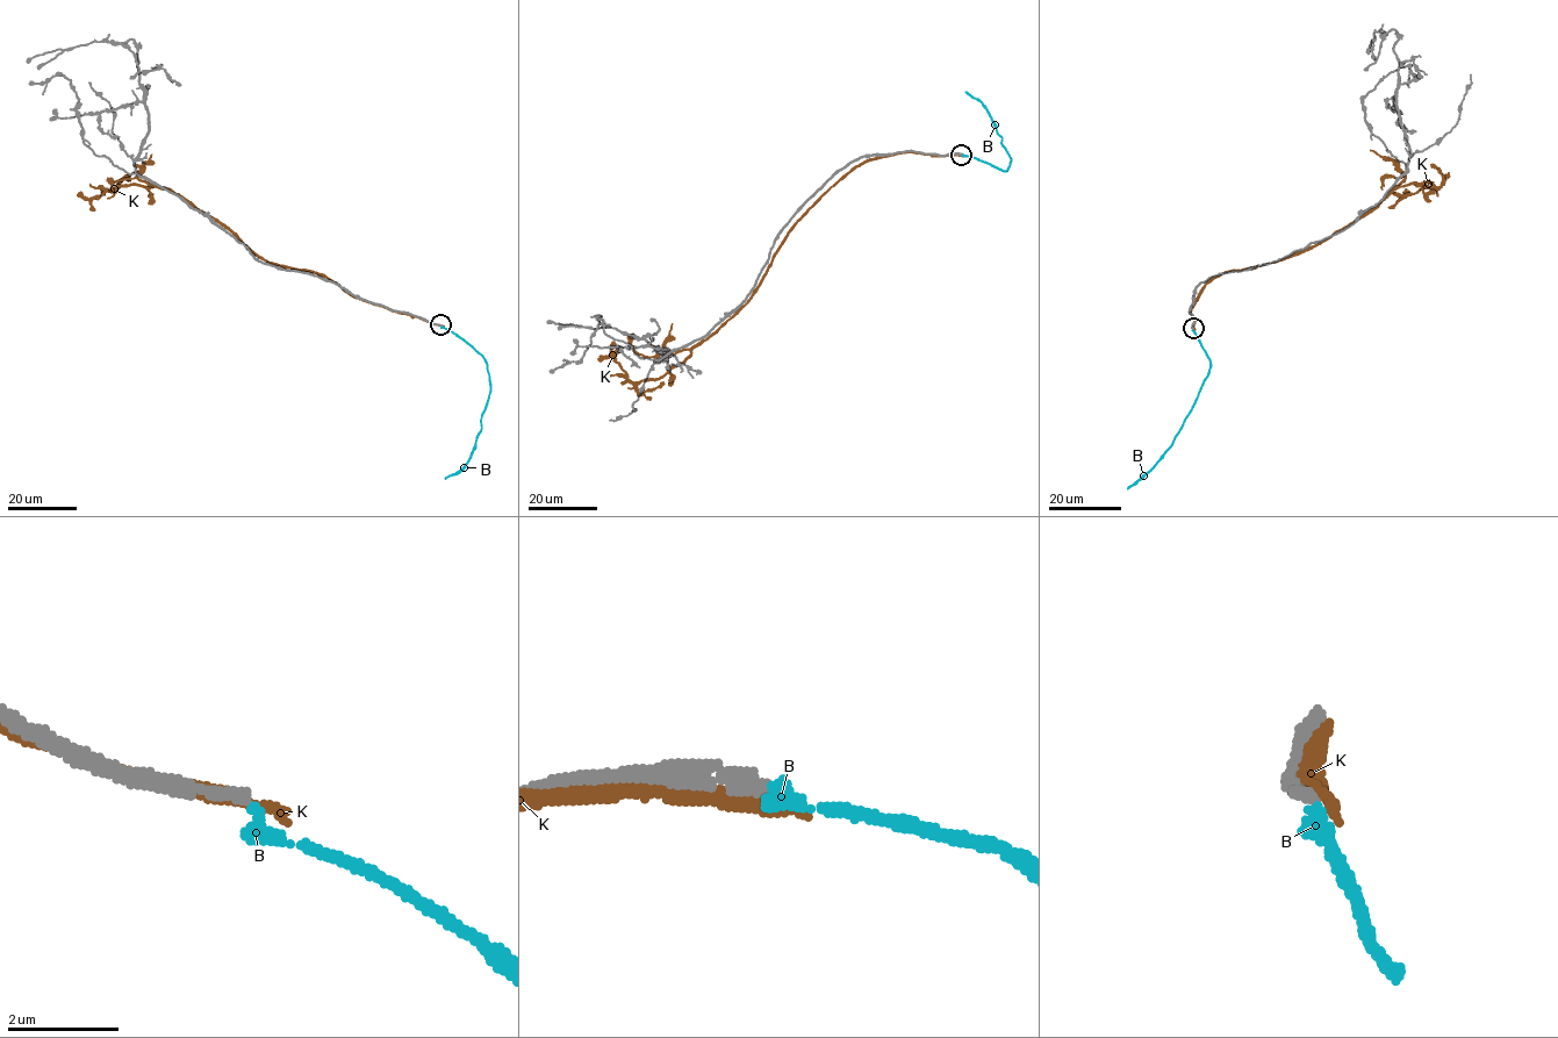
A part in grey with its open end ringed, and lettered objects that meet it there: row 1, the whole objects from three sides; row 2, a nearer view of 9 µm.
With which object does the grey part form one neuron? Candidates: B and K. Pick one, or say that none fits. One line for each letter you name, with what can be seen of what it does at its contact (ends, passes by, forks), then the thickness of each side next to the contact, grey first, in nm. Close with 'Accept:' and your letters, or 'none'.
Accept: none

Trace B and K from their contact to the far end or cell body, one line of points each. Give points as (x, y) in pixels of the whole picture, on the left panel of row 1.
B: (442, 326), (482, 357), (490, 392), (475, 448), (467, 464), (445, 479)
K: (435, 324), (366, 302), (325, 277), (268, 263), (230, 230), (171, 190), (122, 185), (94, 198), (92, 210)

